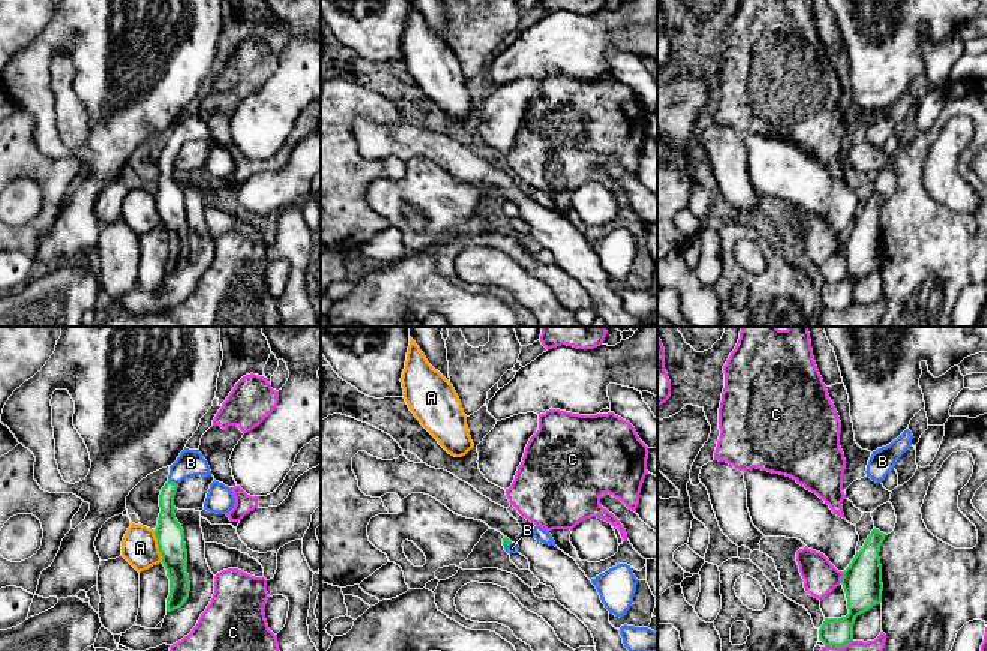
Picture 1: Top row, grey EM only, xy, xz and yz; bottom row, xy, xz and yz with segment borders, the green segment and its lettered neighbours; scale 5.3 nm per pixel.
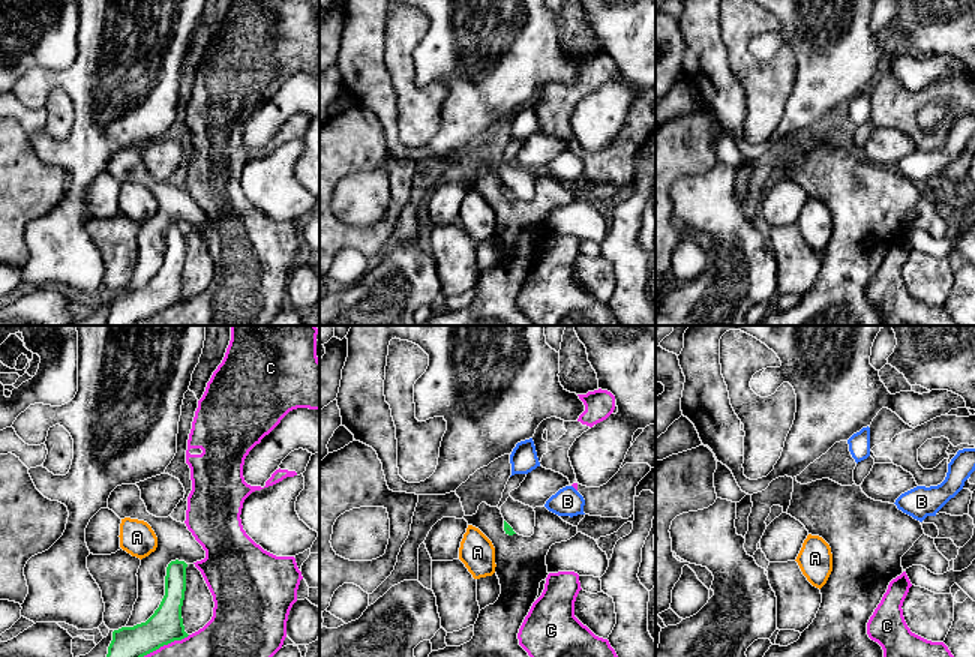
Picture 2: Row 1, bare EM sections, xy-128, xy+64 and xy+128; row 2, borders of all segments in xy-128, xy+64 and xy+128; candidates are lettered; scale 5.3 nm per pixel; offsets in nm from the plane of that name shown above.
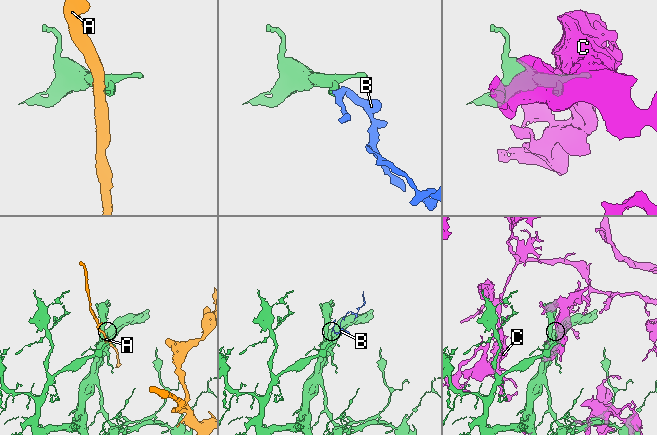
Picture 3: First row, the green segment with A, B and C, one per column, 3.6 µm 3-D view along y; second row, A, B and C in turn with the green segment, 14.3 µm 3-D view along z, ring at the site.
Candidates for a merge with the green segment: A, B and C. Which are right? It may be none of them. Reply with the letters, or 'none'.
B

